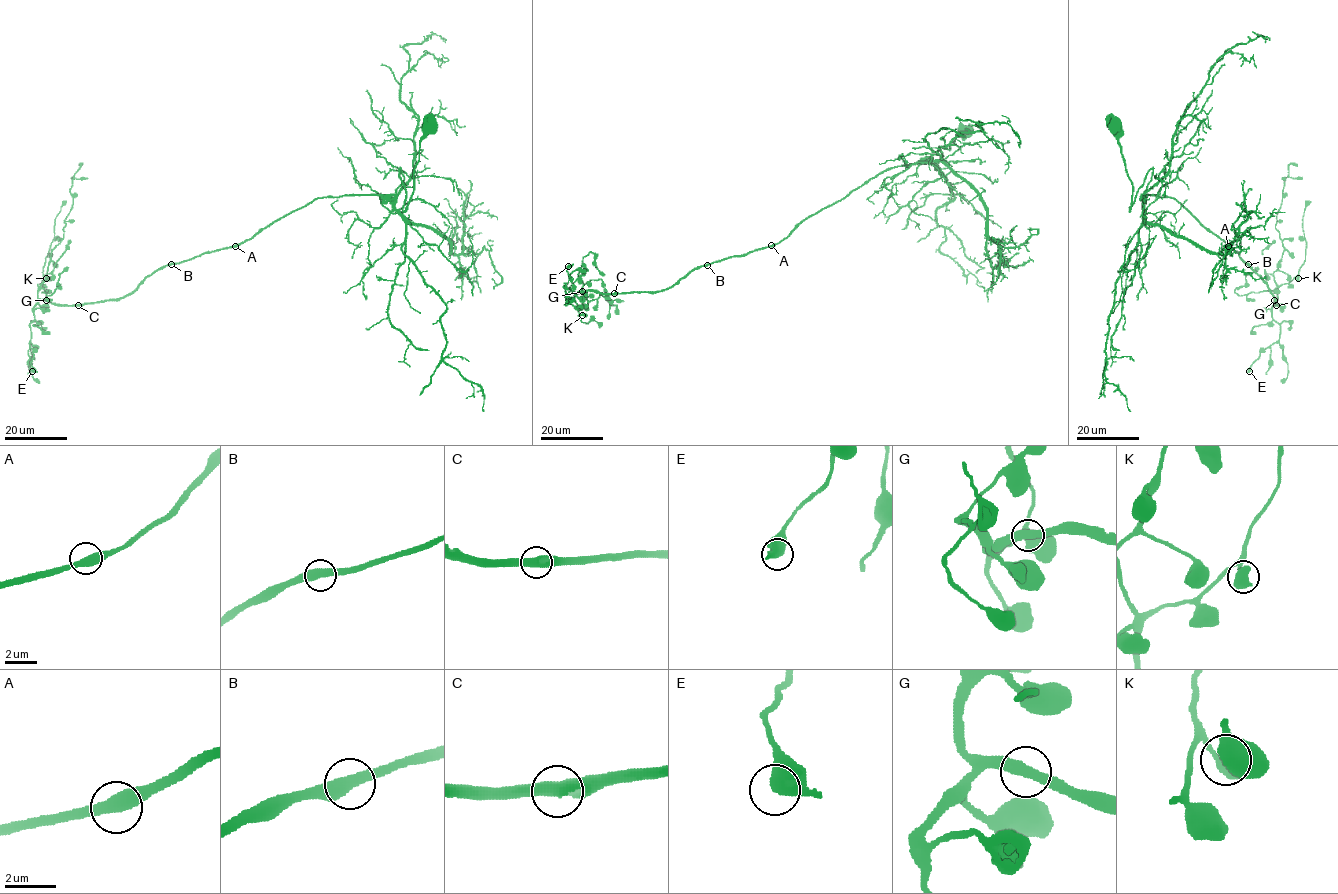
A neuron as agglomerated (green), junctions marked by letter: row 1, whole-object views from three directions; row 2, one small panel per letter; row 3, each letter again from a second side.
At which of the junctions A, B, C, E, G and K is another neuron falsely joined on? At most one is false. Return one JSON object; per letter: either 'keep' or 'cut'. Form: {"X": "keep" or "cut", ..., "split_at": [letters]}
{"A": "keep", "B": "keep", "C": "keep", "E": "keep", "G": "keep", "K": "keep", "split_at": []}

